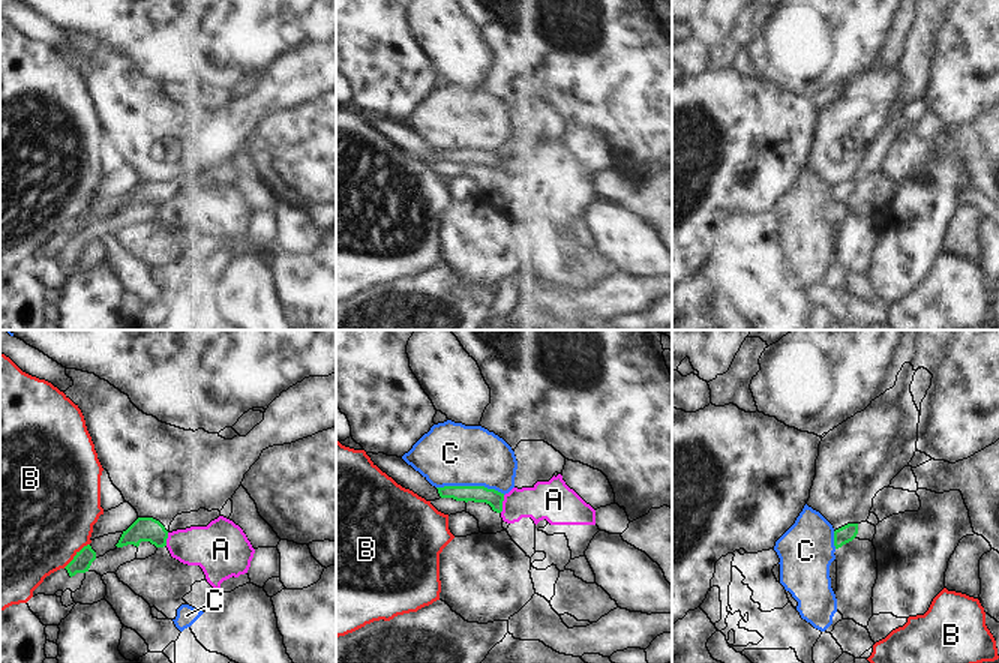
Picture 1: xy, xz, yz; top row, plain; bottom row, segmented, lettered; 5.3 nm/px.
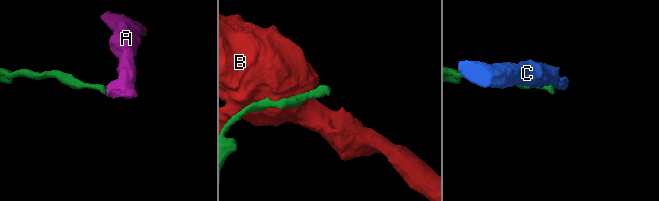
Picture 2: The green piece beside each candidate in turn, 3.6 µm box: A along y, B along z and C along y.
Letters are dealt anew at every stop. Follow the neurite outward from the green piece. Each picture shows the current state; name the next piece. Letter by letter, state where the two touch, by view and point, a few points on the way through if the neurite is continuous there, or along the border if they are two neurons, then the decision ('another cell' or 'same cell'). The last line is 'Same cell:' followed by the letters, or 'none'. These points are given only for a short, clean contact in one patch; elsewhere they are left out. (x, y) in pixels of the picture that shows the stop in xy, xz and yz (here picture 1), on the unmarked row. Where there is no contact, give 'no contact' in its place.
A: xz (501, 168) | another cell
B: xy (75, 219) | another cell
C: xz (471, 150) | along xz (437, 150), (486, 150), (504, 158) | another cell
Same cell: none

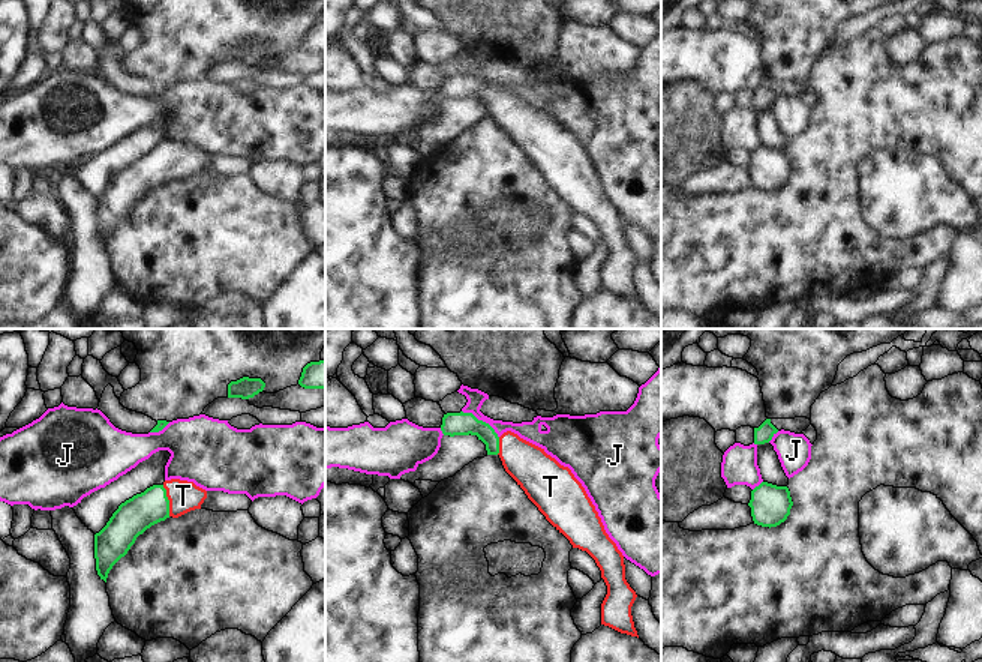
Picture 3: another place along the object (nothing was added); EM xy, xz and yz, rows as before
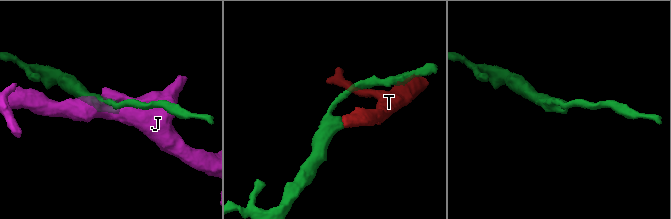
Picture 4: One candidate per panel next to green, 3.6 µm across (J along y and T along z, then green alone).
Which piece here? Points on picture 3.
J: xz (482, 84) | another cell
T: xy (168, 164) | across xy (135, 179), (159, 165), (168, 164), (183, 159) | same cell
Same cell: T

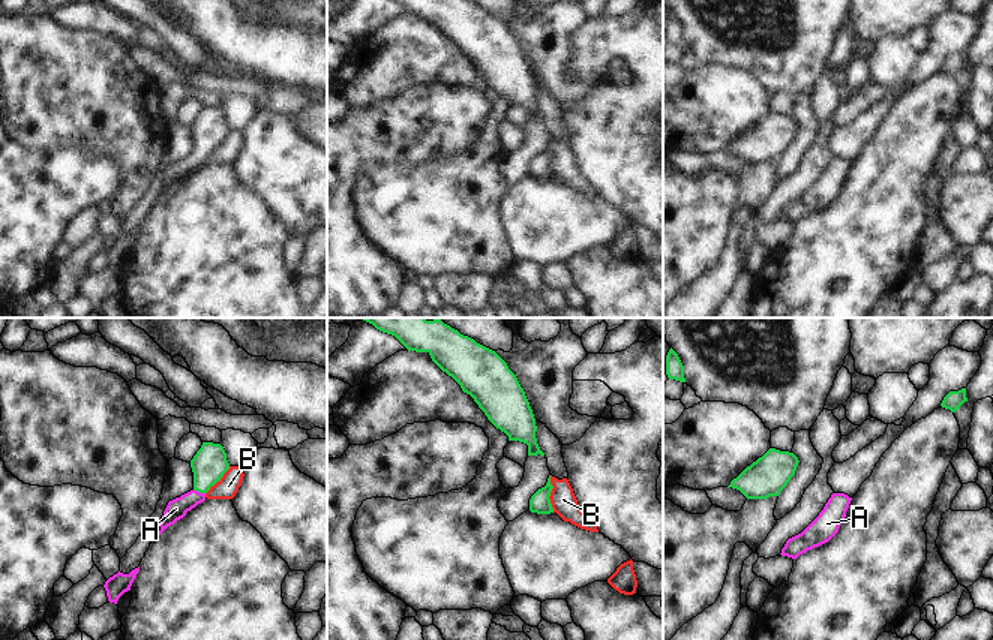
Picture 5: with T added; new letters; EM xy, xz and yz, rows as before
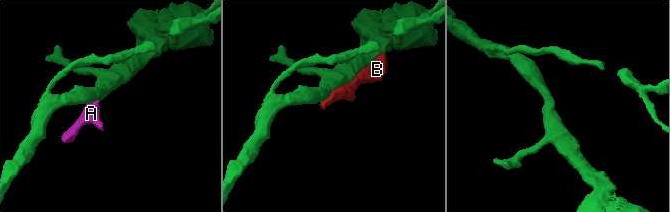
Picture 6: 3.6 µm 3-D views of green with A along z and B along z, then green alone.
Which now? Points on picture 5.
A: xy (200, 156) | across xy (209, 129), (200, 156), (176, 173) | same cell
B: xz (549, 158) | another cell
Same cell: A

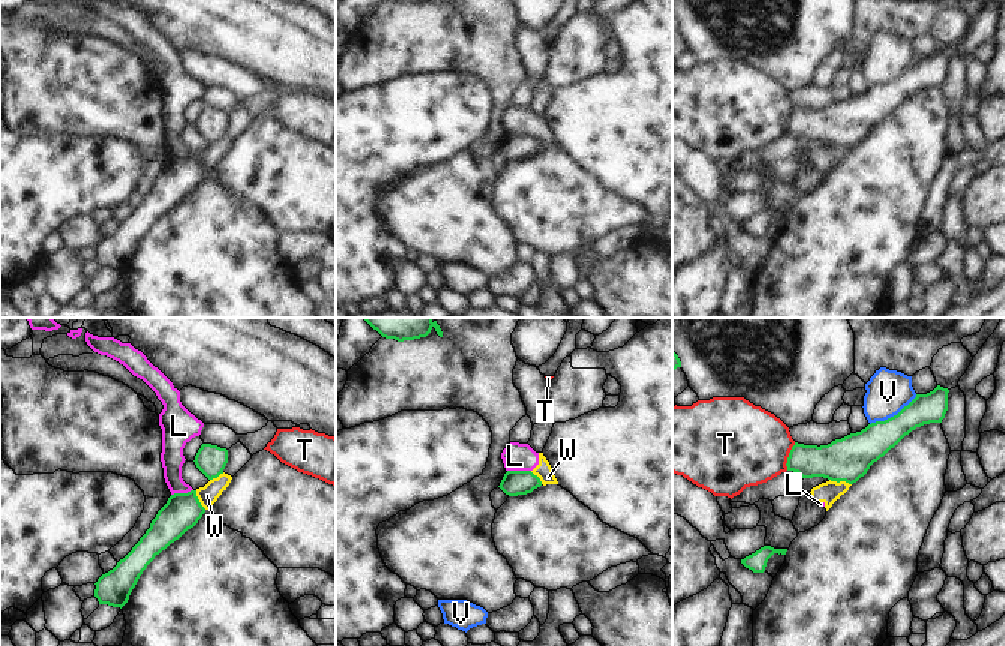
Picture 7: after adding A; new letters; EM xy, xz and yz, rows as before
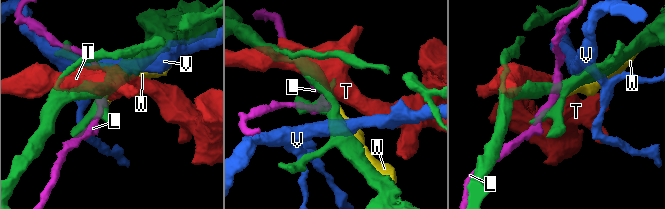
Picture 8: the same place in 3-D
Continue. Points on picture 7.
L: xz (519, 135) | another cell
T: yz (789, 120) | another cell
V: yz (894, 80) | another cell
W: yz (840, 144) | another cell
Same cell: none

